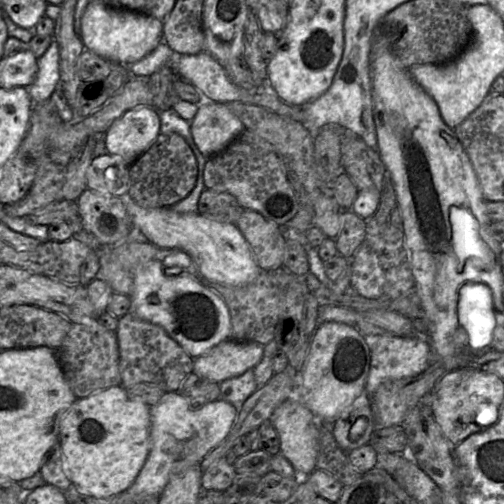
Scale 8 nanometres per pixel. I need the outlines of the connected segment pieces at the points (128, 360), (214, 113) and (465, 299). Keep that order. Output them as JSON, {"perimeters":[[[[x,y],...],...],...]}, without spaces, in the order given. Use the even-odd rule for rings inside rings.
{"perimeters":[[[[131,312],[119,318],[116,332],[121,386],[150,383],[165,392],[178,391],[193,371],[194,359],[160,326],[141,320]]],[[[204,100],[198,105],[190,131],[196,147],[208,159],[222,152],[246,128],[226,103]]],[[[468,283],[463,285],[458,293],[457,316],[459,327],[468,337],[469,347],[472,350],[482,350],[491,342],[495,326],[495,309],[490,289],[483,283]],[[471,323],[485,331],[485,342],[482,346],[474,343],[474,334]]]]}

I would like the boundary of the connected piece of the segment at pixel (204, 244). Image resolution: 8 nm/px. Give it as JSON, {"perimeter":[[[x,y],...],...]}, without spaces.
{"perimeter":[[[127,194],[119,198],[124,201],[132,226],[138,228],[148,242],[160,248],[184,251],[206,281],[240,286],[251,283],[260,274],[261,268],[251,247],[235,224],[218,222],[198,212],[179,213],[171,208],[145,208]]]}

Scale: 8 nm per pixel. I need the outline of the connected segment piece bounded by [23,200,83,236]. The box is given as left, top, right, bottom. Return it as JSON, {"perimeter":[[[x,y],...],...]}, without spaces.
{"perimeter":[[[74,200],[55,201],[23,217],[31,224],[46,226],[66,222],[72,228],[74,236],[77,236],[83,230],[78,204]]]}

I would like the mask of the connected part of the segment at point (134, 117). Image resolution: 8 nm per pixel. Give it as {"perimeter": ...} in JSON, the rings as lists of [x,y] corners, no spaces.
{"perimeter":[[[151,106],[128,110],[105,134],[107,154],[135,162],[160,134],[160,112]]]}

